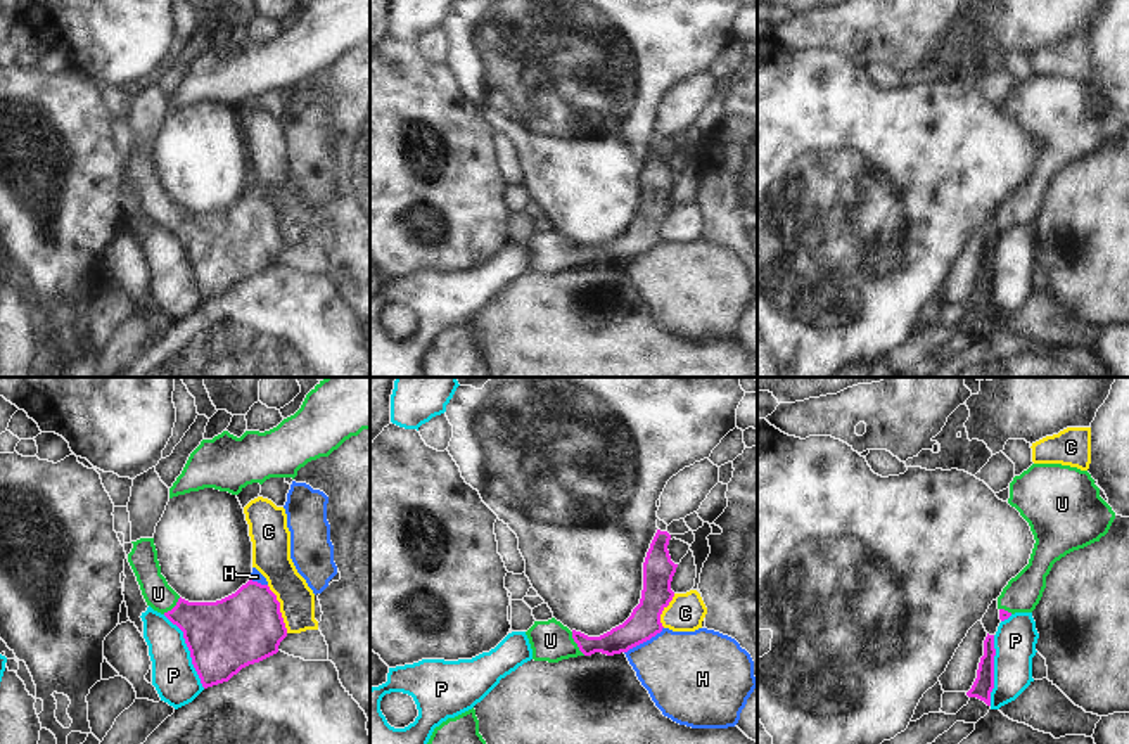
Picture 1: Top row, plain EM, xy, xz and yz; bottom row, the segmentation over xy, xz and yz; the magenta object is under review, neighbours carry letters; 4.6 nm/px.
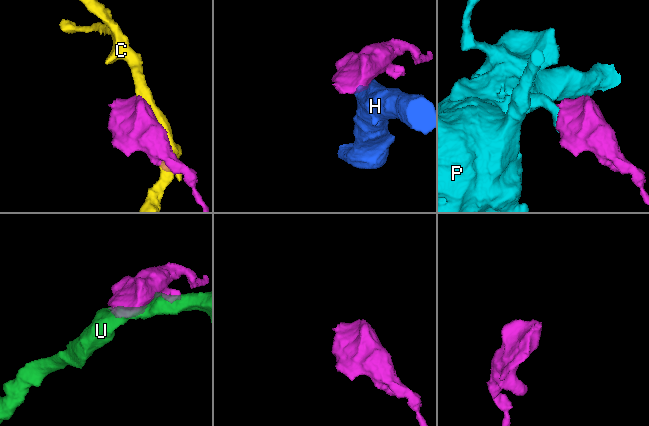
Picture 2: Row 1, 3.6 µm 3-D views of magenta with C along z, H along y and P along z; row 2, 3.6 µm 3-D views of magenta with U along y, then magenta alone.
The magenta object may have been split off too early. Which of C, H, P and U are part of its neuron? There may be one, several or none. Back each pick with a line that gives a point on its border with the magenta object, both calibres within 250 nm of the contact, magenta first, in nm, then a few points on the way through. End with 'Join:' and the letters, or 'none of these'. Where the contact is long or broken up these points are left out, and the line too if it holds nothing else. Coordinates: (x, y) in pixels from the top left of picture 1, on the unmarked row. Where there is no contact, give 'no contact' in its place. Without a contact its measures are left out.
U: contact xz (576, 255); calibres 120 and 190 nm; way xz (621, 251), (609, 256), (576, 255), (550, 253)
Join: U

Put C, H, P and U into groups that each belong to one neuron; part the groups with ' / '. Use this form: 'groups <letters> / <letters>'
groups C / H / P / U

